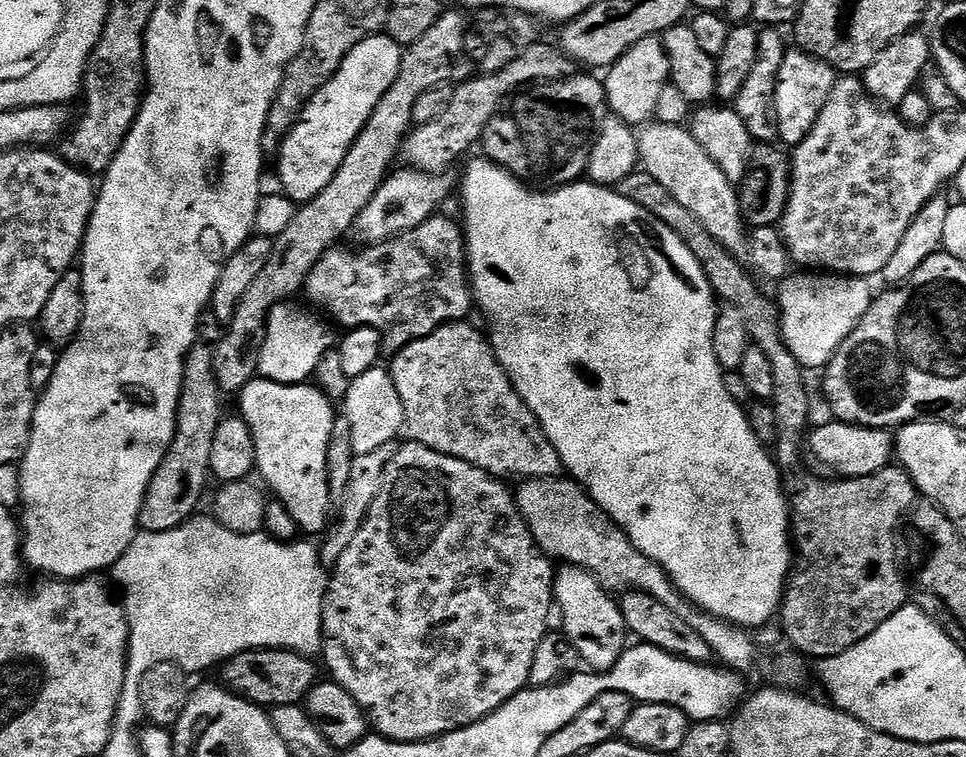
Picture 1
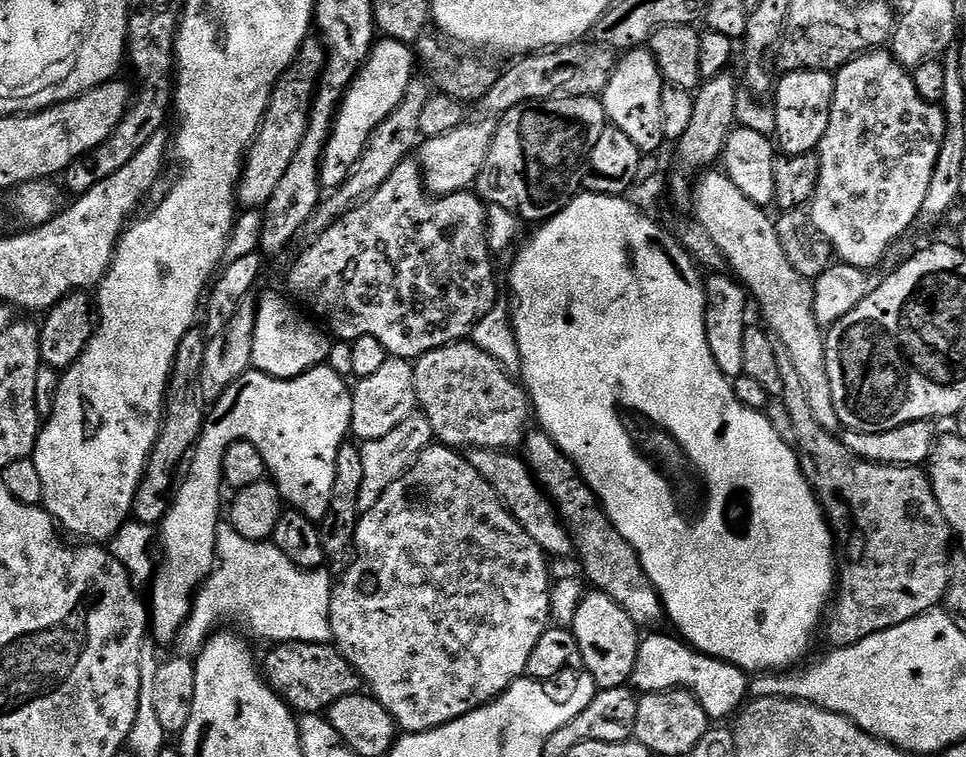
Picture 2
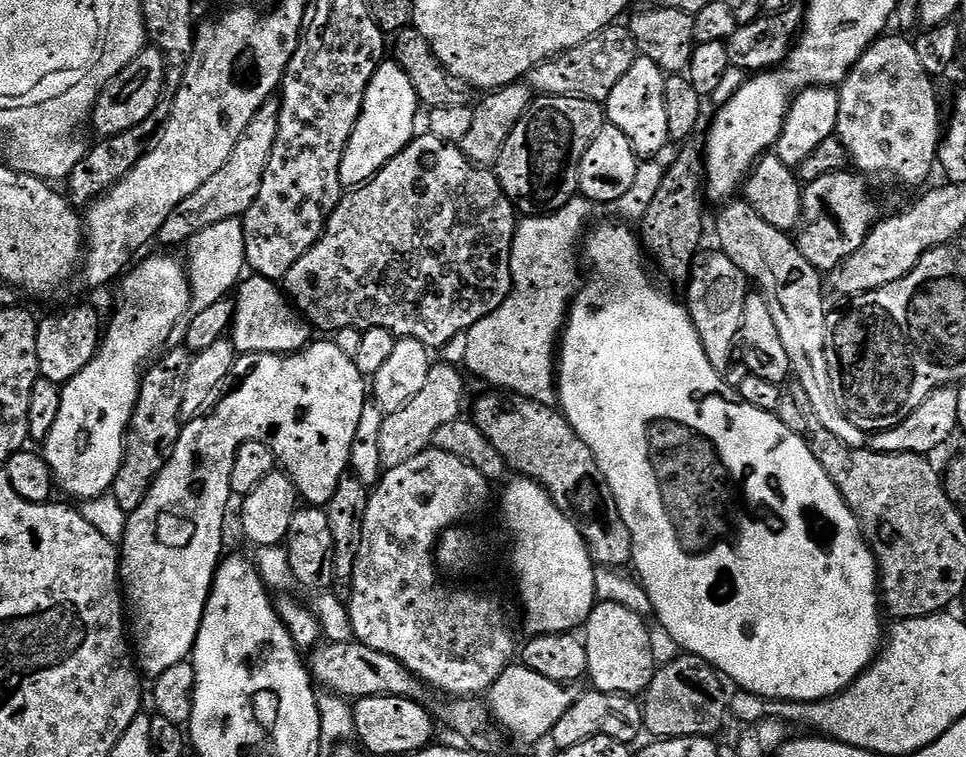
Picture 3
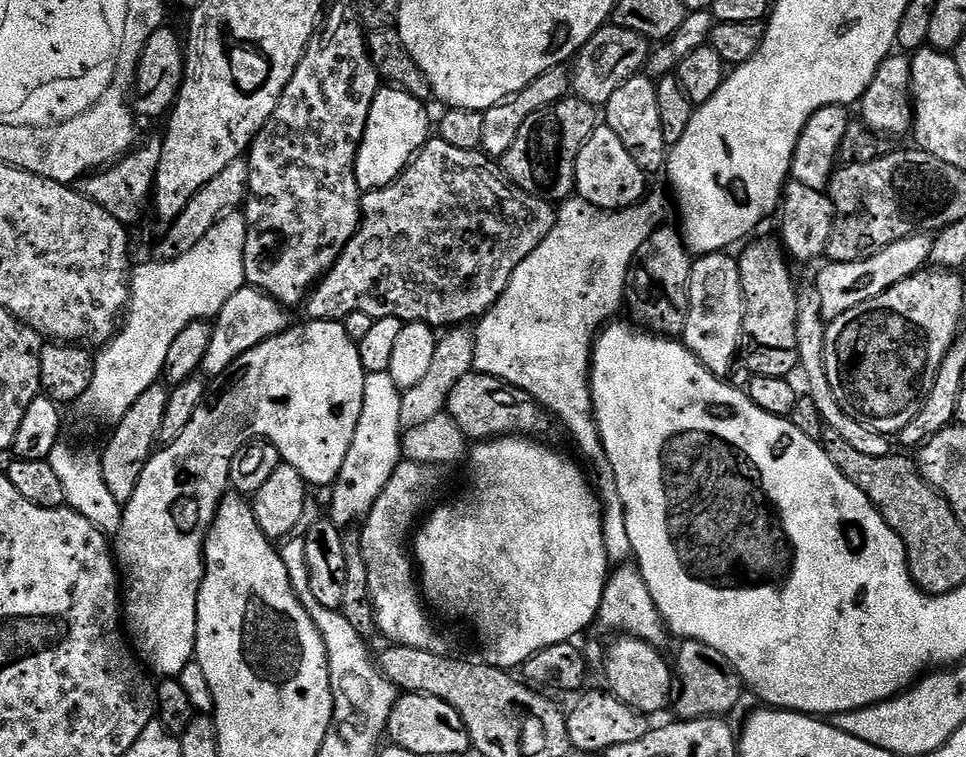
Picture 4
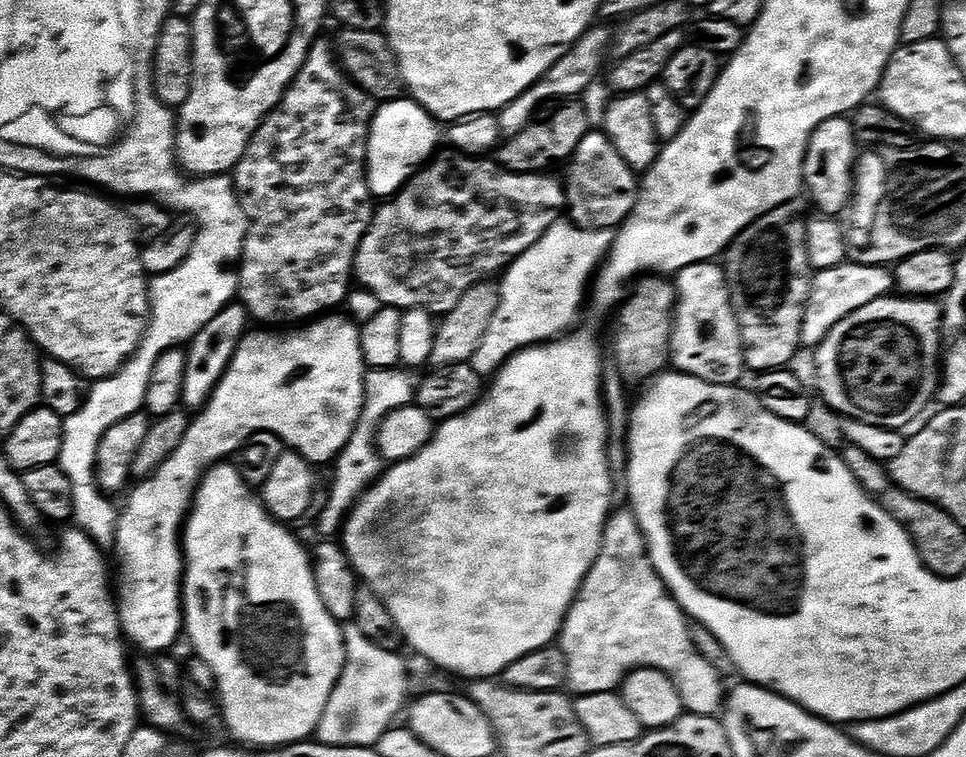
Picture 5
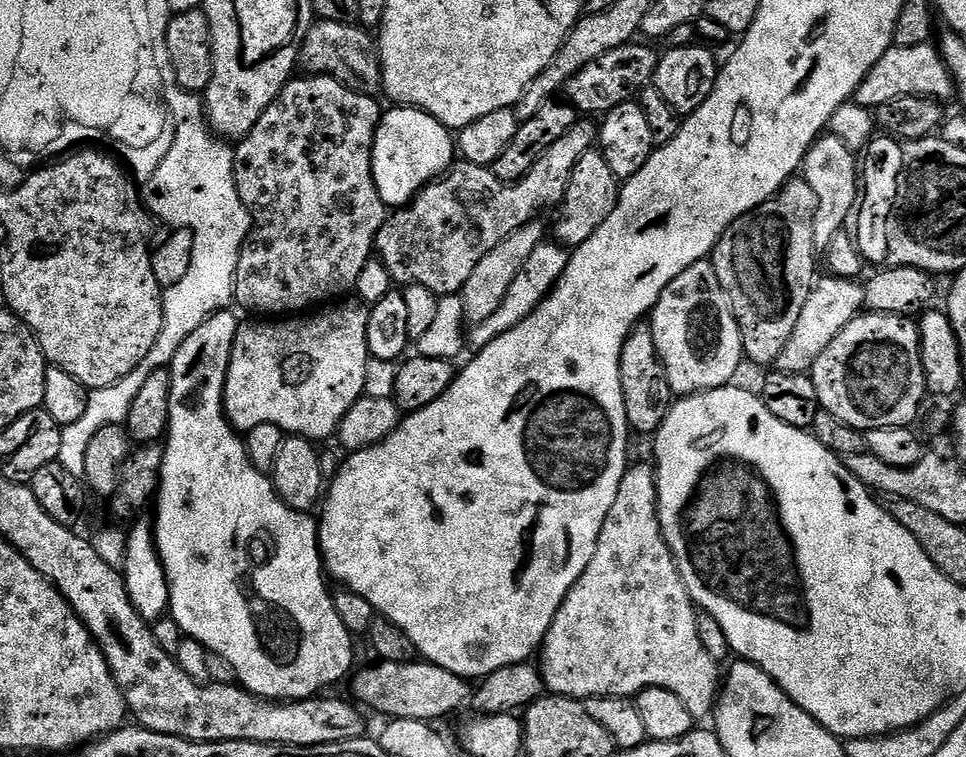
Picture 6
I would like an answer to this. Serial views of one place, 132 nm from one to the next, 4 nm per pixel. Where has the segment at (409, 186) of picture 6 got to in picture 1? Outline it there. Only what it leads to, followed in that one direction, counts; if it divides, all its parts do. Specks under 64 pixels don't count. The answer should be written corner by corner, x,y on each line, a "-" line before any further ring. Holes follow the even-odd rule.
387,34
358,42
358,46
346,54
342,66
332,75
330,82
326,82
326,86
310,98
278,153
280,184
284,187
281,189
293,204
299,206
310,202
322,194
330,178
338,174
338,166
342,166
346,150
350,150
354,138
358,138
362,126
366,126
366,118
370,118
382,94
390,90
390,82
398,78
401,51
401,45
393,42

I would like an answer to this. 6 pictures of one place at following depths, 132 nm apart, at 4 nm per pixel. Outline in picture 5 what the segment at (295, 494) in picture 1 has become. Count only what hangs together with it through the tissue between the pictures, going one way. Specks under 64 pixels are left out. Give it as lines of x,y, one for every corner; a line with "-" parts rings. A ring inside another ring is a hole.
325,314
319,318
313,319
311,322
305,323
303,326
293,327
291,330
260,330
264,332
249,331
240,340
239,346
236,348
234,358
228,364
228,369
224,372
224,377
216,384
216,388
212,391
212,397
206,401
204,407
199,409
189,419
188,429
186,430
186,438
182,438
182,442
178,442
178,450
174,450
174,454
170,454
170,458
166,458
166,462
162,462
162,466
158,466
158,470
153,476
147,476
145,480
139,481
127,493
128,501
125,502
124,508
119,513
116,522
116,543
114,545
114,553
116,552
116,560
120,563
120,581
115,581
114,596
118,601
118,611
120,614
121,629
129,641
132,640
138,647
144,651
144,654
168,654
173,651
172,647
176,644
176,639
182,636
184,628
184,605
182,603
182,585
184,582
184,554
182,551
182,529
187,521
192,501
196,498
196,491
200,488
200,479
204,473
212,468
215,464
227,461
229,458
235,457
236,453
246,443
249,438
259,432
266,434
274,434
282,441
285,449
298,453
302,458
306,458
314,466
320,464
331,465
336,460
339,453
349,442
351,435
356,430
356,424
360,422
360,415
363,414
363,398
364,398
364,376
366,373
366,365
364,355
362,354
362,342
360,341
360,328
355,320
347,315
341,314

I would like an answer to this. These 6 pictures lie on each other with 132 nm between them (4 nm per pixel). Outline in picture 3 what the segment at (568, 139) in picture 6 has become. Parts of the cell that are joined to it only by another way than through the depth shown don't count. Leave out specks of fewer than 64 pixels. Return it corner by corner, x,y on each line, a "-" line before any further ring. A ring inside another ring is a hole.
417,134
401,152
394,154
390,162
386,162
384,169
366,184
353,188
340,199
338,206
328,216
324,232
317,243
310,248
287,271
282,281
285,295
301,312
301,315
315,328
324,334
334,334
338,329
348,328
381,328
390,330
393,336
406,340
417,340
429,350
440,348
452,339
463,337
470,326
474,326
486,314
498,310
502,302
512,289
512,275
510,274
510,254
516,233
518,213
516,208
506,198
502,186
498,182
495,171
491,167
472,163
463,151
455,144
442,142
442,138
434,138
427,134

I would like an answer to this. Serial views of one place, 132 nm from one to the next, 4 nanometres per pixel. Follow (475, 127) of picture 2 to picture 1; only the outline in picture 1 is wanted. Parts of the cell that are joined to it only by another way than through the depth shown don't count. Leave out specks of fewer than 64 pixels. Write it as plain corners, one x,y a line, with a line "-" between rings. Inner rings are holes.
399,170
393,171
391,175
389,175
387,180
382,182
382,186
376,191
374,194
374,198
370,198
370,203
367,204
366,210
362,210
362,214
358,214
358,218
356,219
356,225
352,228
350,236
351,239
357,240
357,245
360,246
371,246
373,244
381,244
382,242
386,242
387,240
393,240
395,236
401,236
404,232
409,232
410,230
414,230
418,226
422,226
422,222
426,222
434,215
437,215
440,203
443,202
444,199
447,198
448,195
453,195
454,192
454,180
452,184
451,175
448,174
437,174
431,170
404,170
408,172
399,172

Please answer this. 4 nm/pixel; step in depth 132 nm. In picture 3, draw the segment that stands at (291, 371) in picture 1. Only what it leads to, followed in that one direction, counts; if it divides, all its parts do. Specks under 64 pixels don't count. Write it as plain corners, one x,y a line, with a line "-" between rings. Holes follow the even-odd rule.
252,274
239,285
234,296
230,329
230,339
237,353
269,352
278,356
299,352
310,343
308,330
310,331
309,325
302,319
301,313
273,281

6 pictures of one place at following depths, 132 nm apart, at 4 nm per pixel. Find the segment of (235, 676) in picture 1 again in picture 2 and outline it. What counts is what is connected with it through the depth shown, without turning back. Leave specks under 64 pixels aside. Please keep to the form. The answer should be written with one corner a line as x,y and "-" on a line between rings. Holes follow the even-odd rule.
285,640
269,648
272,649
265,654
264,660
262,656
262,675
268,681
268,687
286,701
293,713
327,713
338,698
355,695
361,689
360,677
331,643

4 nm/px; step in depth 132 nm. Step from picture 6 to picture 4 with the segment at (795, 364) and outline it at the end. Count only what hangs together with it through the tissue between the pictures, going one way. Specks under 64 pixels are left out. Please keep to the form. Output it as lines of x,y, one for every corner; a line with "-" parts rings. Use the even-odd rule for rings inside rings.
928,234
907,236
878,250
872,256
867,256
865,260
841,264
825,263
825,268
816,276
816,292
814,292
815,299
820,301
820,313
825,321
838,319
842,314
846,314
846,310
854,310
854,306
870,298
878,298
878,294
890,290
898,282
921,271
929,263
932,242
933,237

